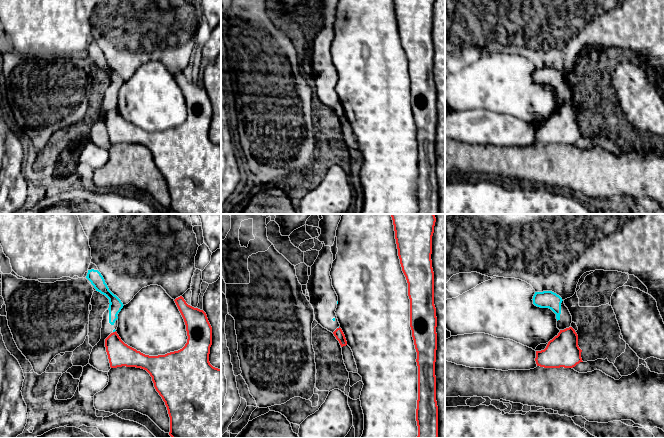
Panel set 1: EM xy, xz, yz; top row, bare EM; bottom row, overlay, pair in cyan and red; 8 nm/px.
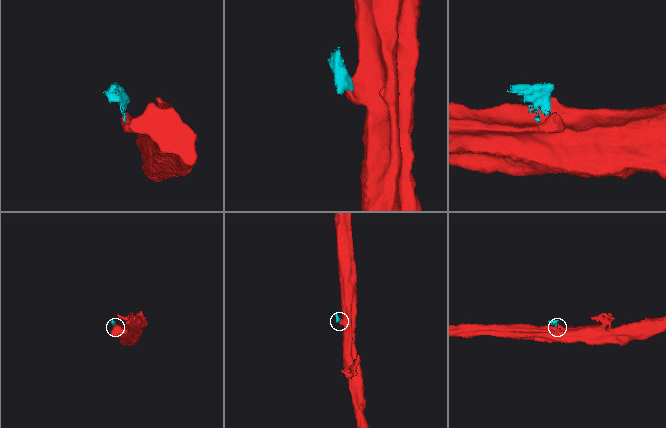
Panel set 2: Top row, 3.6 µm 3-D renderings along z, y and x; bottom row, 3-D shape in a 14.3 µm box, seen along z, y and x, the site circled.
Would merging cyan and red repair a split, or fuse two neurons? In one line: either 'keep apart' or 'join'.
keep apart

